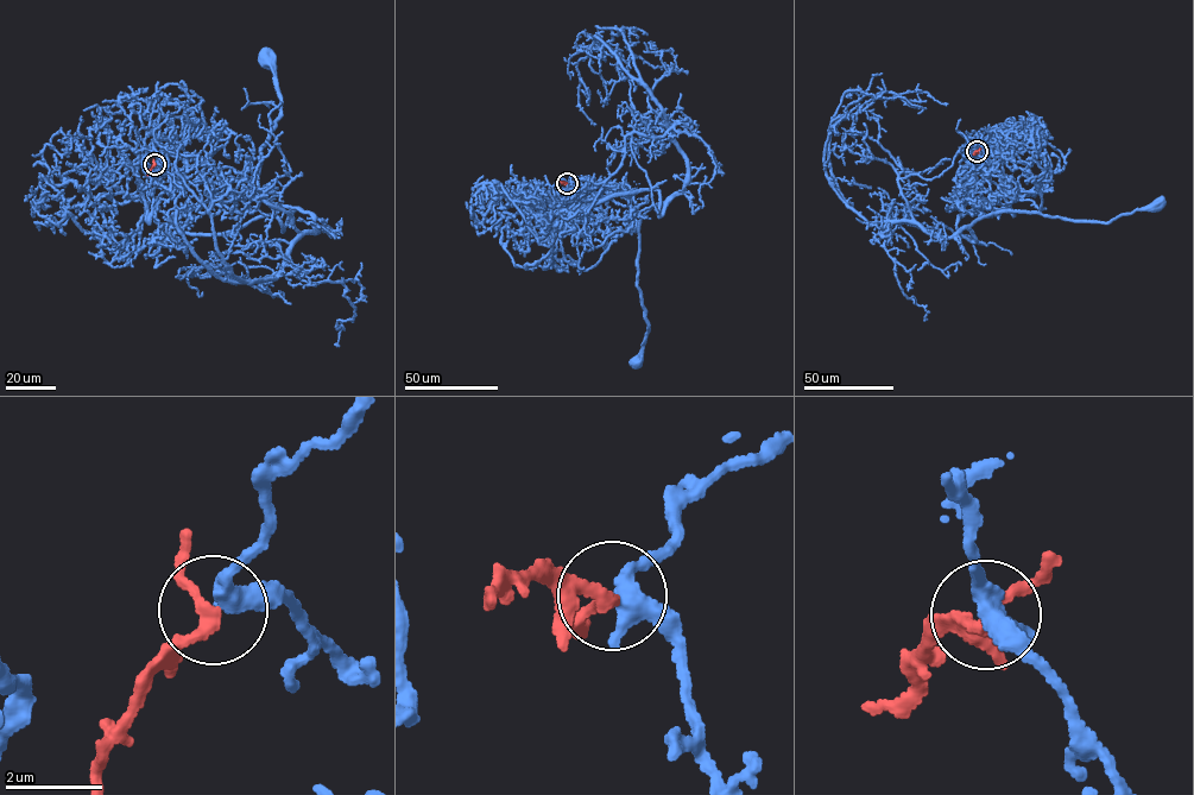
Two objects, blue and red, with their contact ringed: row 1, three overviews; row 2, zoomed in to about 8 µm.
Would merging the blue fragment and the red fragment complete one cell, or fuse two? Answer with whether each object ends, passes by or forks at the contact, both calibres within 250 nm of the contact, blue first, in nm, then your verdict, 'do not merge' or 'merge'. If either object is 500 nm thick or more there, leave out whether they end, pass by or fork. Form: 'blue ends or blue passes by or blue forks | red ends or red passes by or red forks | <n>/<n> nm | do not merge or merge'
blue passes by | red passes by | 380/240 nm | merge

